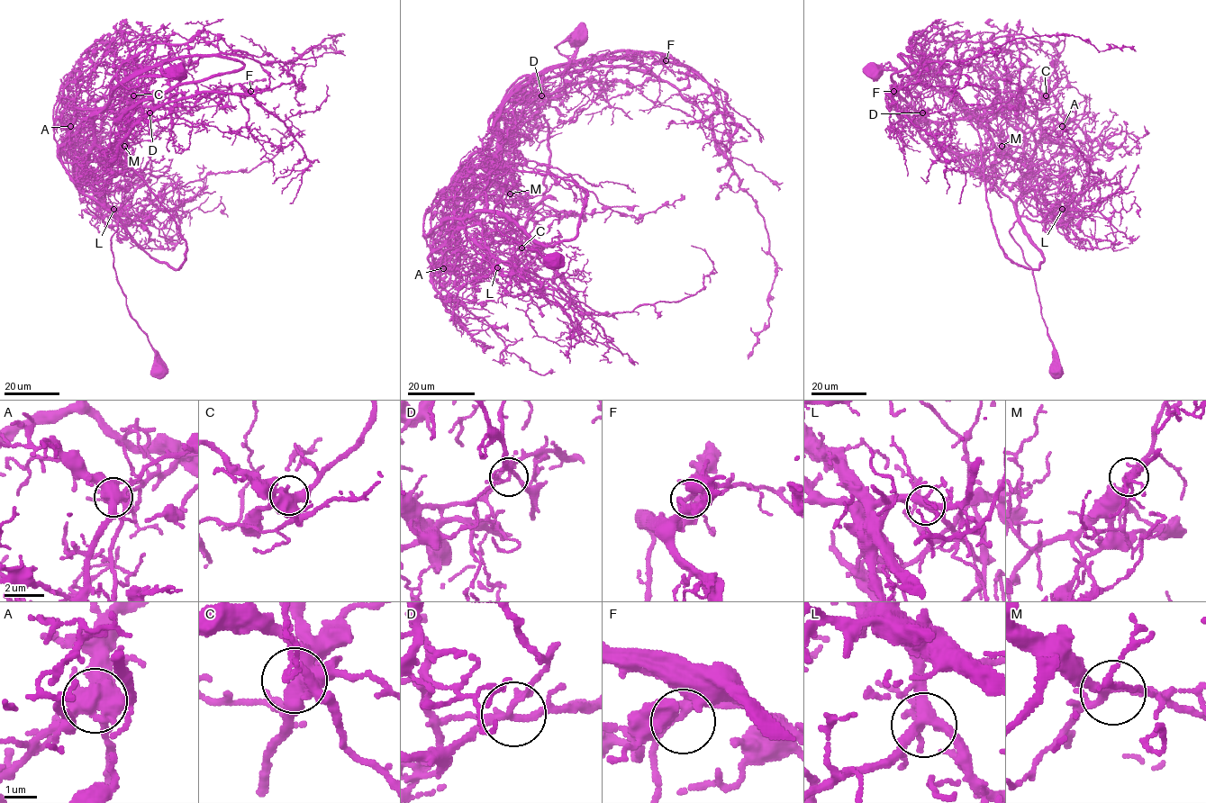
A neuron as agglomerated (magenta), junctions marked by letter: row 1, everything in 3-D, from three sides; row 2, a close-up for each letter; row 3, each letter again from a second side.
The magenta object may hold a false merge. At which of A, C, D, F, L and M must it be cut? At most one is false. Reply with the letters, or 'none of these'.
A

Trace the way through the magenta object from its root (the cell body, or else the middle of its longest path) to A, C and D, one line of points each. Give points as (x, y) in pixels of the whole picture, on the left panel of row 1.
A: (161, 370), (117, 279), (111, 248), (117, 218), (80, 190), (58, 151), (71, 143), (69, 126)
C: (161, 370), (117, 279), (117, 218), (80, 190), (58, 151), (68, 139), (93, 139), (106, 112), (133, 95)
D: (161, 370), (117, 279), (111, 237), (118, 220), (104, 189), (127, 147), (125, 127), (149, 112)

